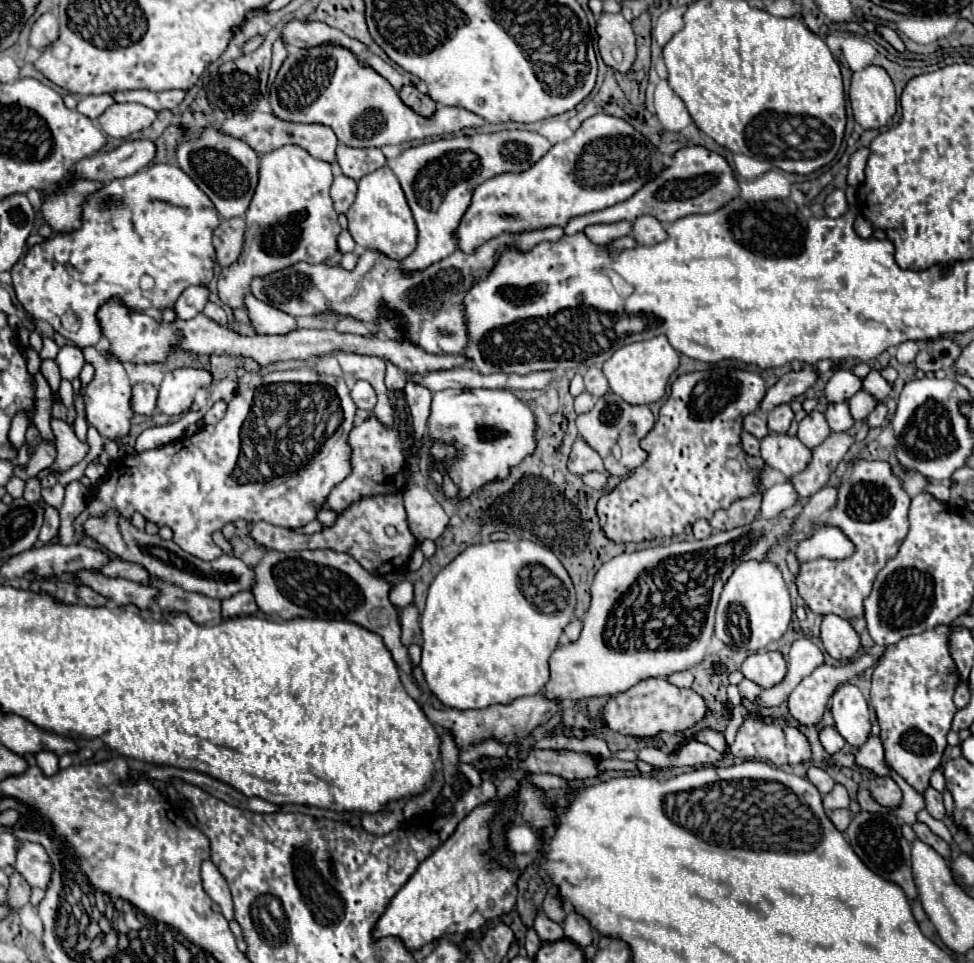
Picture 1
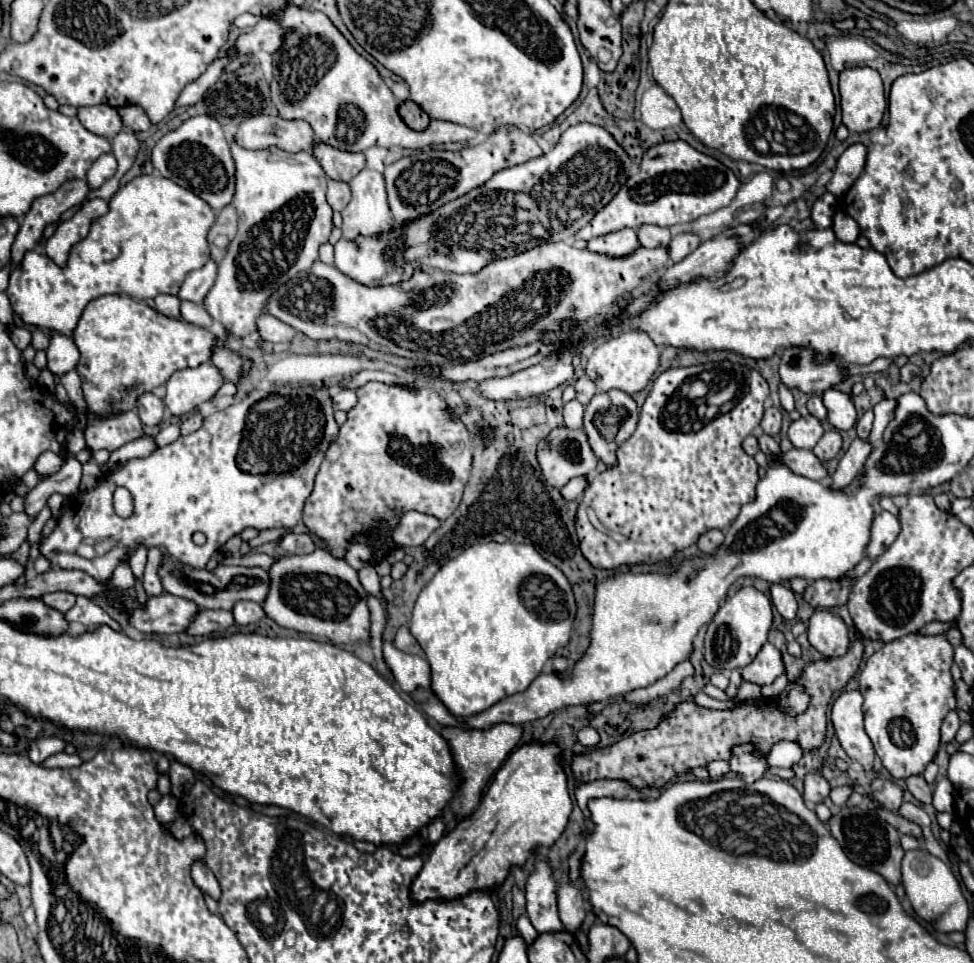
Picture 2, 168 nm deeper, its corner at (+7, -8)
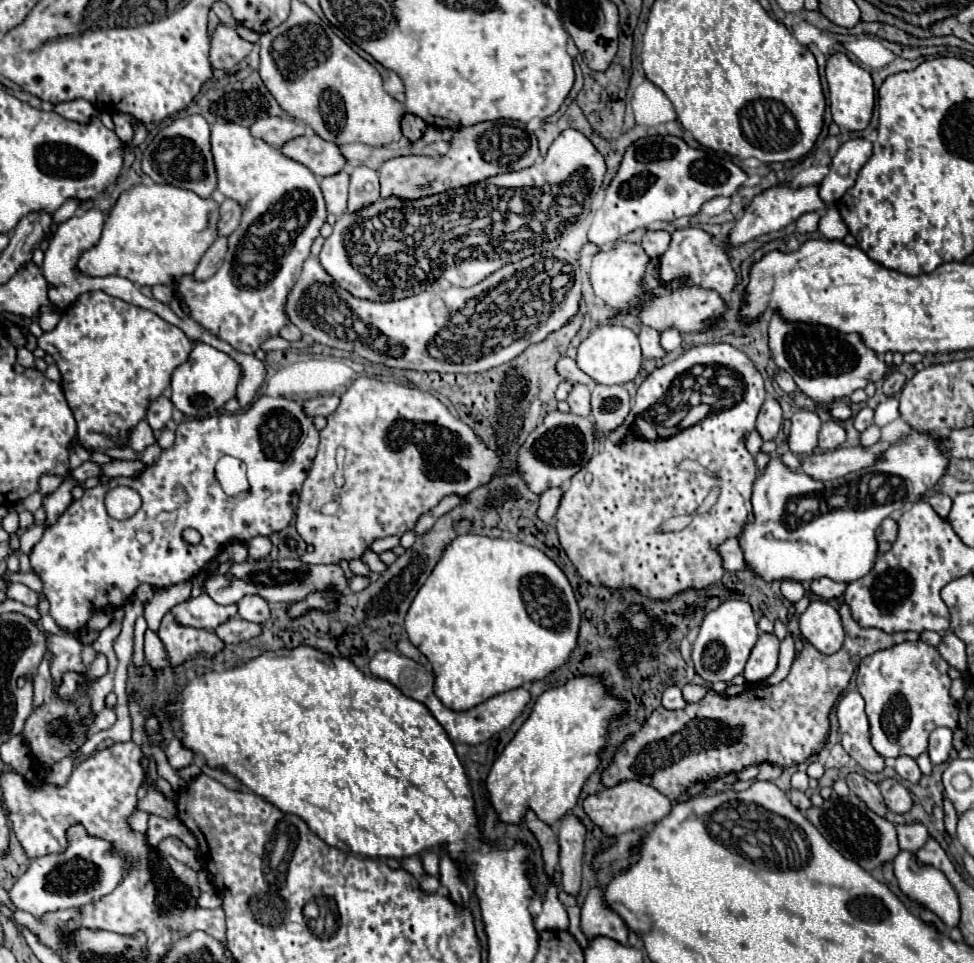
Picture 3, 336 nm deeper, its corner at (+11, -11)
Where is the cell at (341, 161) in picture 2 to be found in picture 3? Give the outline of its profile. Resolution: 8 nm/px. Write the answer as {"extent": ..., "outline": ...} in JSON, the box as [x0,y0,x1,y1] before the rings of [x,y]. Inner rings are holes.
{"extent":[282,136,346,176],"outline":[[[300,136],[282,146],[282,152],[308,166],[316,176],[334,176],[346,168],[346,158],[340,146],[322,140],[320,136]]]}

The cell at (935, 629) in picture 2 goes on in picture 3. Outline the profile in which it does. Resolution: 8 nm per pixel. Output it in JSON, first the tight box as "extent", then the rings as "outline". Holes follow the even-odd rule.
{"extent":[600,604,920,800],"outline":[[[846,604],[840,606],[840,614],[842,614],[844,632],[846,632],[844,646],[836,654],[826,656],[826,654],[820,654],[818,650],[814,650],[814,646],[810,646],[808,642],[804,642],[804,650],[794,658],[790,674],[780,684],[756,688],[754,694],[752,694],[752,688],[748,688],[740,696],[732,696],[732,698],[730,696],[724,698],[718,692],[710,690],[700,702],[688,704],[682,710],[668,710],[664,706],[656,708],[652,712],[652,716],[644,722],[644,726],[638,732],[634,732],[632,736],[628,736],[622,746],[616,748],[608,768],[604,768],[600,774],[602,784],[606,788],[610,788],[610,786],[618,784],[620,780],[640,780],[644,784],[654,786],[666,798],[678,800],[682,796],[682,792],[688,788],[688,784],[716,780],[716,778],[722,778],[724,774],[740,772],[742,768],[752,766],[752,764],[770,762],[770,764],[786,768],[786,766],[802,764],[808,758],[816,756],[828,740],[828,732],[830,732],[828,714],[830,714],[834,702],[838,700],[838,696],[850,684],[850,678],[854,674],[856,666],[860,664],[860,660],[878,650],[890,648],[894,644],[920,638],[918,632],[886,634],[876,628],[860,628],[858,622],[850,616],[850,610]]]}

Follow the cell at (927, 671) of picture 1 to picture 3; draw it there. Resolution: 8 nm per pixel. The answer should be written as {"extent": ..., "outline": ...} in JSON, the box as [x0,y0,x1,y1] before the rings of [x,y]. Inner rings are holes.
{"extent":[856,640,958,758],"outline":[[[922,640],[896,644],[860,662],[856,684],[866,700],[870,742],[882,758],[918,758],[928,750],[928,736],[934,728],[958,728],[958,708],[950,696],[948,668],[938,648]]]}

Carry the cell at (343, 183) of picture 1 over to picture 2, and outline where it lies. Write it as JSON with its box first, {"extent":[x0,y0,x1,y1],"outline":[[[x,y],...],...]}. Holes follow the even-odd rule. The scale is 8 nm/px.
{"extent":[328,181,350,211],"outline":[[[328,181],[328,205],[334,211],[342,211],[350,203],[350,187],[342,181]]]}

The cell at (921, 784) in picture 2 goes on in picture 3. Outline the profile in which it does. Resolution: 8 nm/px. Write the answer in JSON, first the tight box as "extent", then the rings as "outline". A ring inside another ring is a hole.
{"extent":[894,756,922,784],"outline":[[[904,756],[896,758],[894,770],[896,770],[904,780],[910,780],[912,784],[918,784],[920,778],[922,778],[922,772],[920,772],[916,760],[912,760],[912,758],[904,758]]]}

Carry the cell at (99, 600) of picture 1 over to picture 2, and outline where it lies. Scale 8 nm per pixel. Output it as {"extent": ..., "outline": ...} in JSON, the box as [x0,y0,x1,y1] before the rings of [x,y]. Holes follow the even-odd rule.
{"extent":[40,591,76,613],"outline":[[[60,591],[42,595],[40,599],[42,599],[48,607],[52,607],[52,609],[56,609],[56,611],[60,611],[60,613],[66,613],[66,611],[76,603],[76,595],[72,595],[72,593],[60,593]]]}

